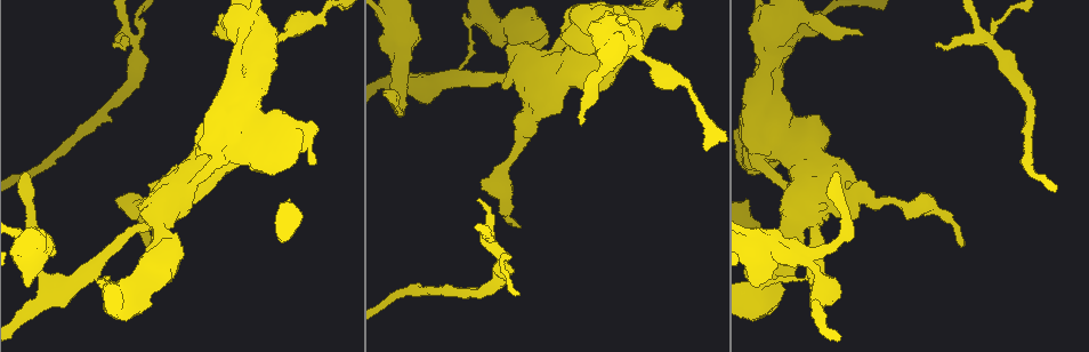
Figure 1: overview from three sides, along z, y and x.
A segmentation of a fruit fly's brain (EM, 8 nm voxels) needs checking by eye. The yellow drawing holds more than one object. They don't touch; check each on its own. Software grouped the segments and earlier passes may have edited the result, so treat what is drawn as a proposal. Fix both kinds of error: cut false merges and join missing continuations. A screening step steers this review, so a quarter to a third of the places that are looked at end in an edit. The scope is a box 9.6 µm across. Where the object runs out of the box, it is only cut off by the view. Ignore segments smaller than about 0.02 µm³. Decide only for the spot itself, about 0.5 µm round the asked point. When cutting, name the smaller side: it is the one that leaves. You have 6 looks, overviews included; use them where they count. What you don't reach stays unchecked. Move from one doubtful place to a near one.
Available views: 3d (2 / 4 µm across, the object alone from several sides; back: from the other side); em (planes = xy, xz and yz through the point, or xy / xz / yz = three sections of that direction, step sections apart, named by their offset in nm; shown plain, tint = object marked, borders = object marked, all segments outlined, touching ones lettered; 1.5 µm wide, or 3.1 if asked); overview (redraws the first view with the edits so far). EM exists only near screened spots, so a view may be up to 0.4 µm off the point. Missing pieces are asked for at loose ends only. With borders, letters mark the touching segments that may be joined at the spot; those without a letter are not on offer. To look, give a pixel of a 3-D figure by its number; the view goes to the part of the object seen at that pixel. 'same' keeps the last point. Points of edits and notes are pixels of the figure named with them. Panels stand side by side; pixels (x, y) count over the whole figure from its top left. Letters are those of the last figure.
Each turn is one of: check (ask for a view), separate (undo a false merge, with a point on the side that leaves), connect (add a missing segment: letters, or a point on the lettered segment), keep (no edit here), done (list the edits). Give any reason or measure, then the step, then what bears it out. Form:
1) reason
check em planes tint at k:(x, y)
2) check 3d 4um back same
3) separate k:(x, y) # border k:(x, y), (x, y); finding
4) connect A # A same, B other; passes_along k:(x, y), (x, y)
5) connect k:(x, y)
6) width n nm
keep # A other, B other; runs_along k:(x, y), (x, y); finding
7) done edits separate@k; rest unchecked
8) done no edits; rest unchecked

thick end
check em xz step 8 tint at 1:(137, 310)

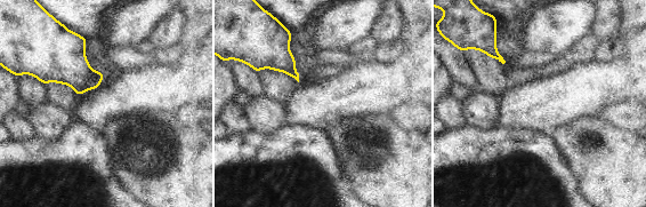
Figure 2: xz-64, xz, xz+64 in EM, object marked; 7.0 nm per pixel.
check em planes borders same

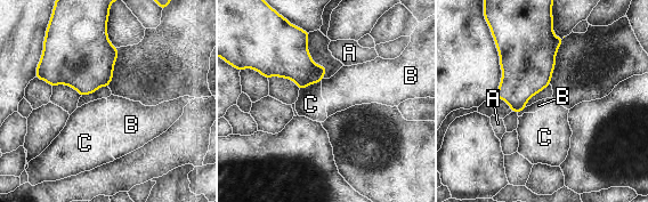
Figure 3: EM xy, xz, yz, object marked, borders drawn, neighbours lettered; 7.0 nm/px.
width 240 nm; longest_contact C 180 nm
keep # A other, B other, C other; none of them fits

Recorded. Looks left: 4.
free end
check 3d 2um at 1:(479, 200)

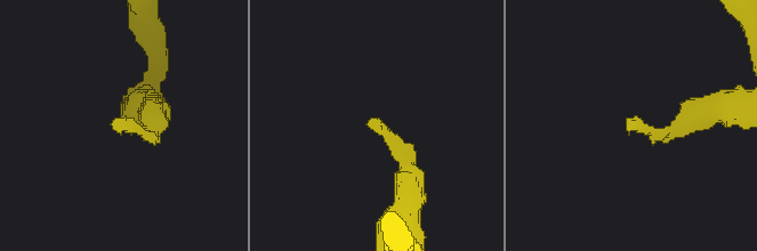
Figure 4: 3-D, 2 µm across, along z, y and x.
check em yz step 8 borders at 4:(370, 118)

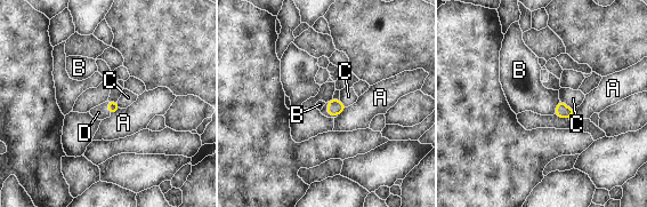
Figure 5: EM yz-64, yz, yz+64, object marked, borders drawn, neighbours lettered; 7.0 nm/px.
another direction
check em planes borders same

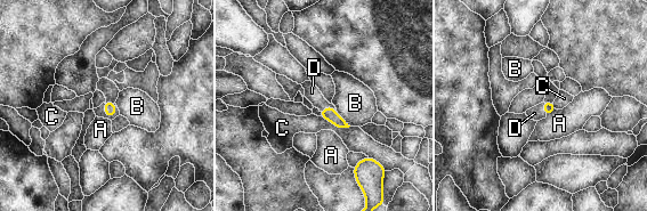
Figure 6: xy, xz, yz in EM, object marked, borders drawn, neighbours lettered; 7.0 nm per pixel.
connect D # A other, B other, C other, D same; passes_along 6:(110, 107), (106, 114), (99, 112); it goes on there

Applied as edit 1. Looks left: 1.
long arm stops here
check em planes borders at 1:(759, 224)

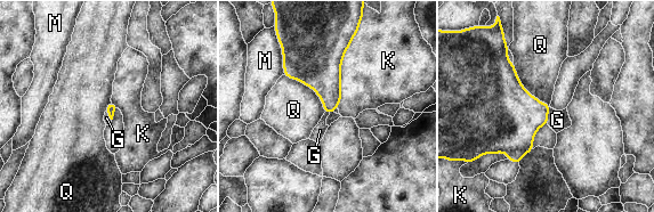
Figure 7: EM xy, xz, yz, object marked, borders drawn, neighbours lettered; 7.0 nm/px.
connect G # G same, K other, M other, Q other; passes_along 7:(511, 116), (547, 115), (557, 120); it goes on there

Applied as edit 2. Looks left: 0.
done edits connect@6, connect@7; rest unchecked

